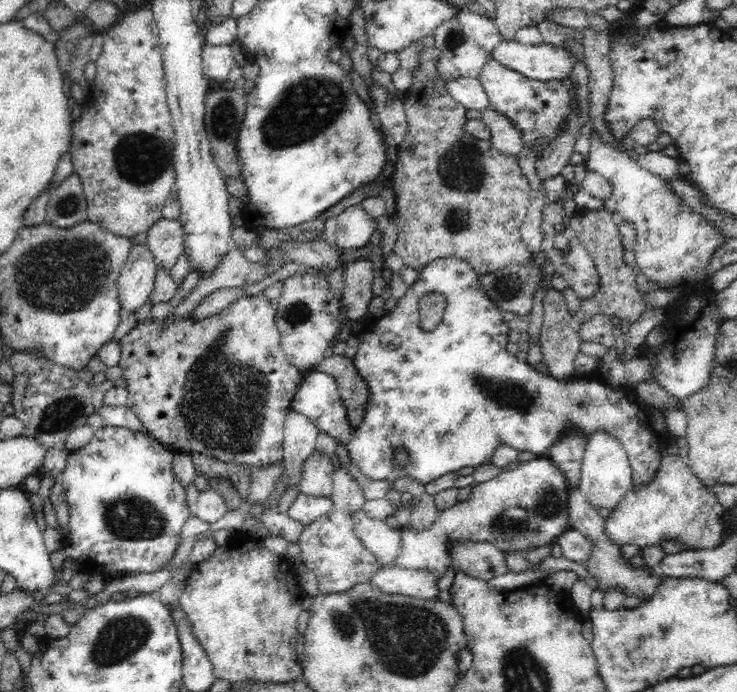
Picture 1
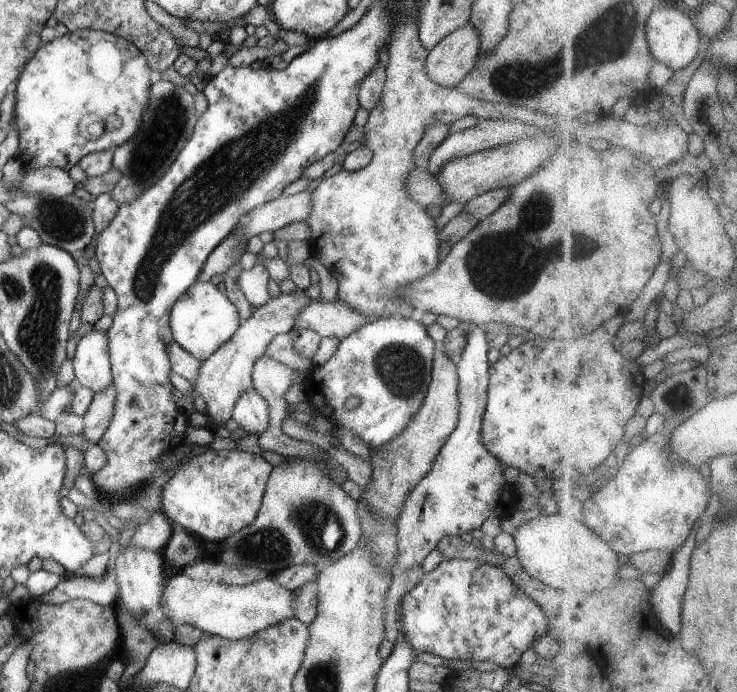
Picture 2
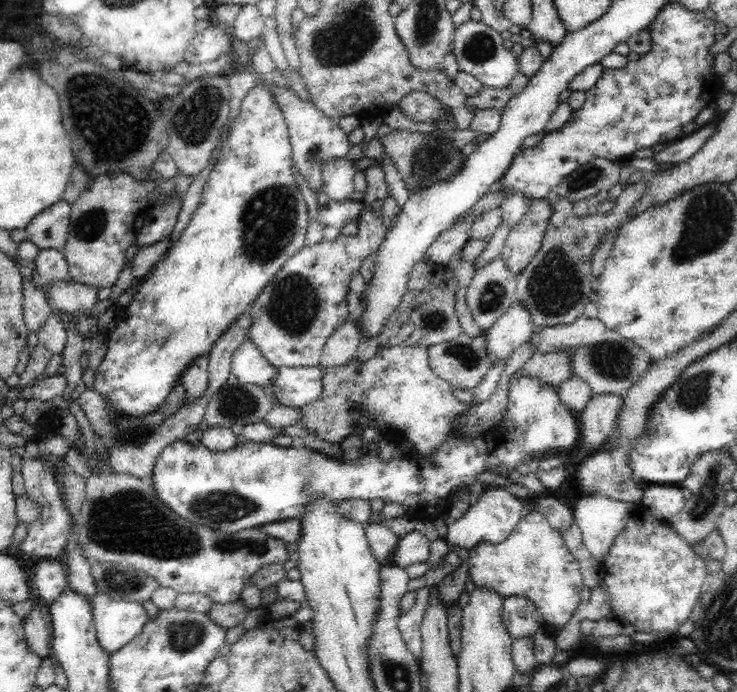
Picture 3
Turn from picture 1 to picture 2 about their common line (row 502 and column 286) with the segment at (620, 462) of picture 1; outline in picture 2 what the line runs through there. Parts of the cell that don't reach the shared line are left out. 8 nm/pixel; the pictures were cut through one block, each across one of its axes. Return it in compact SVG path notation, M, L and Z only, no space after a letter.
M184 573L164 580L165 589L161 605L171 626L188 625L231 641L237 641L294 617L294 594L266 577L244 586L227 585L214 581L191 579Z

